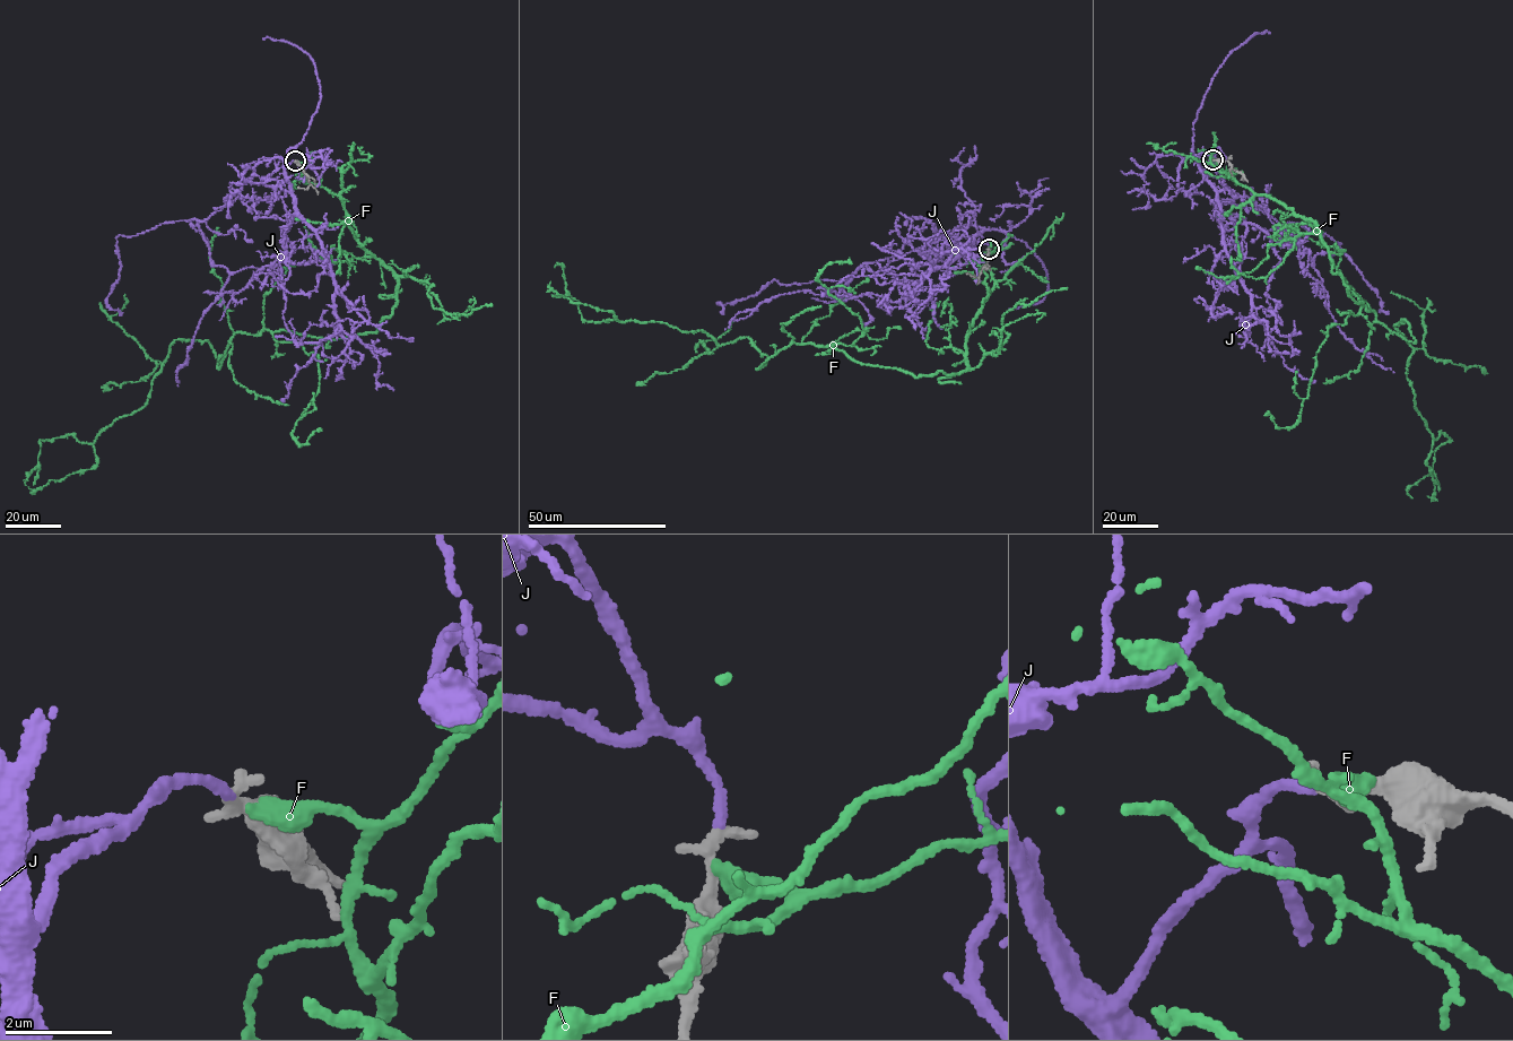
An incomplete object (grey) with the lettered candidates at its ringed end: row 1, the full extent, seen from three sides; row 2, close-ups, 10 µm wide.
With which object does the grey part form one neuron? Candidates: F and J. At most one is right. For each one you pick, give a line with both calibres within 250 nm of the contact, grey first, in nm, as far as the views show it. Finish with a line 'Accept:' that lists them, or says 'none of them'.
J: calibres 280 and 180 nm
Accept: J

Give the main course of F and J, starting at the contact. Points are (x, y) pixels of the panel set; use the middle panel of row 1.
F: (989, 250), (968, 366), (916, 376), (807, 343), (756, 369), (767, 356), (745, 337), (584, 321), (555, 267)
J: (989, 248), (984, 230), (958, 226), (862, 263), (841, 287), (849, 294), (779, 294), (740, 311), (724, 329)

